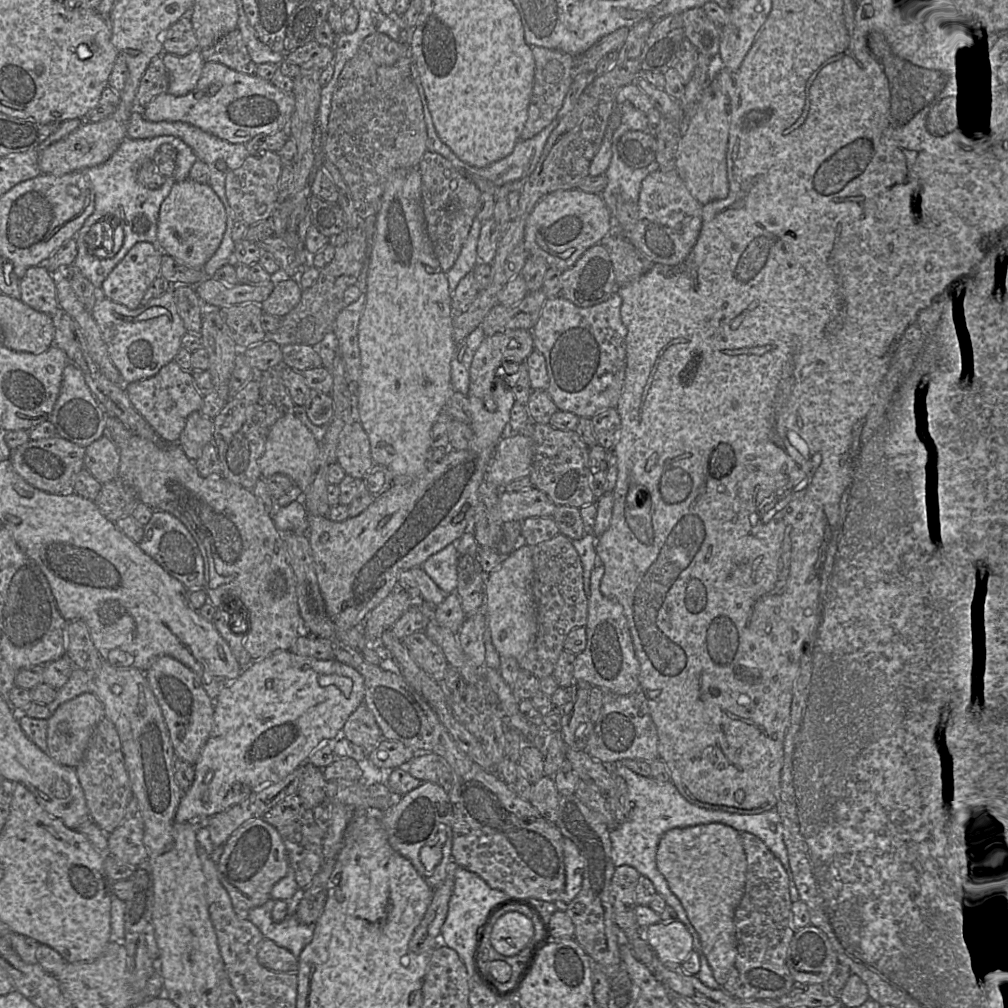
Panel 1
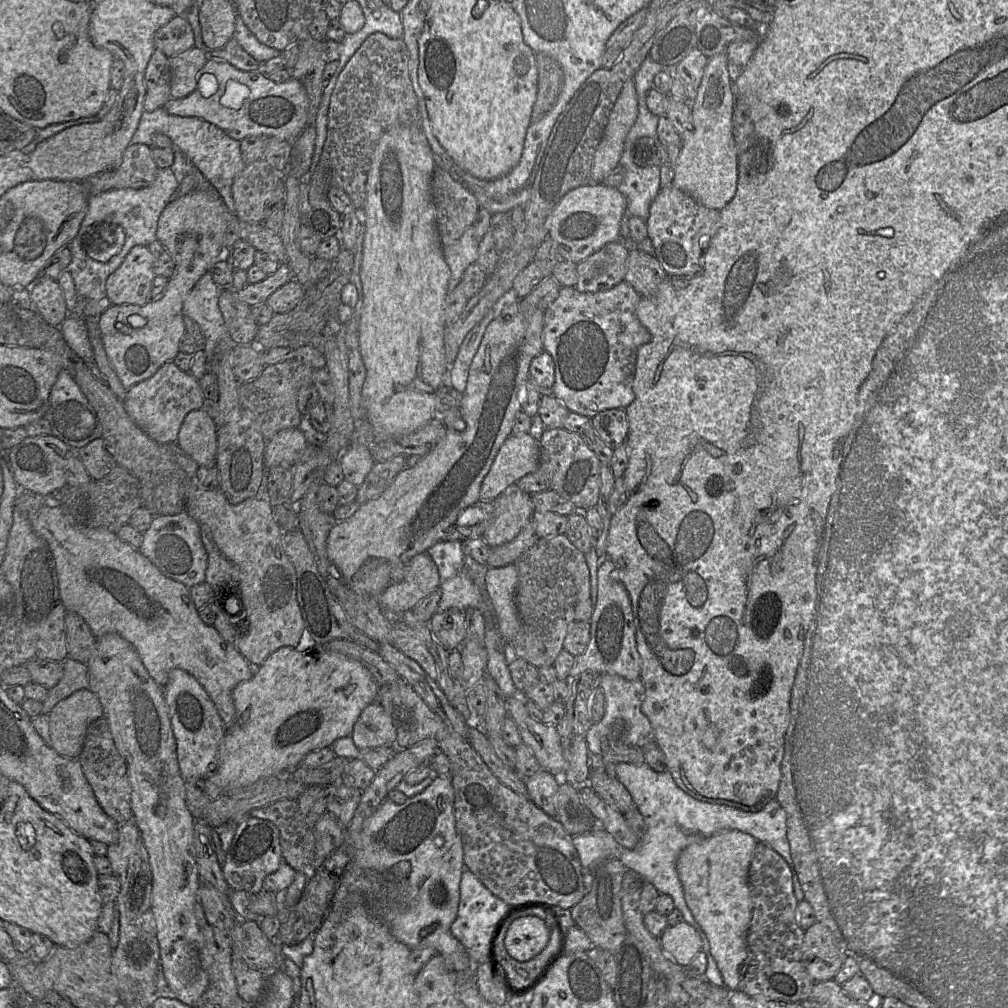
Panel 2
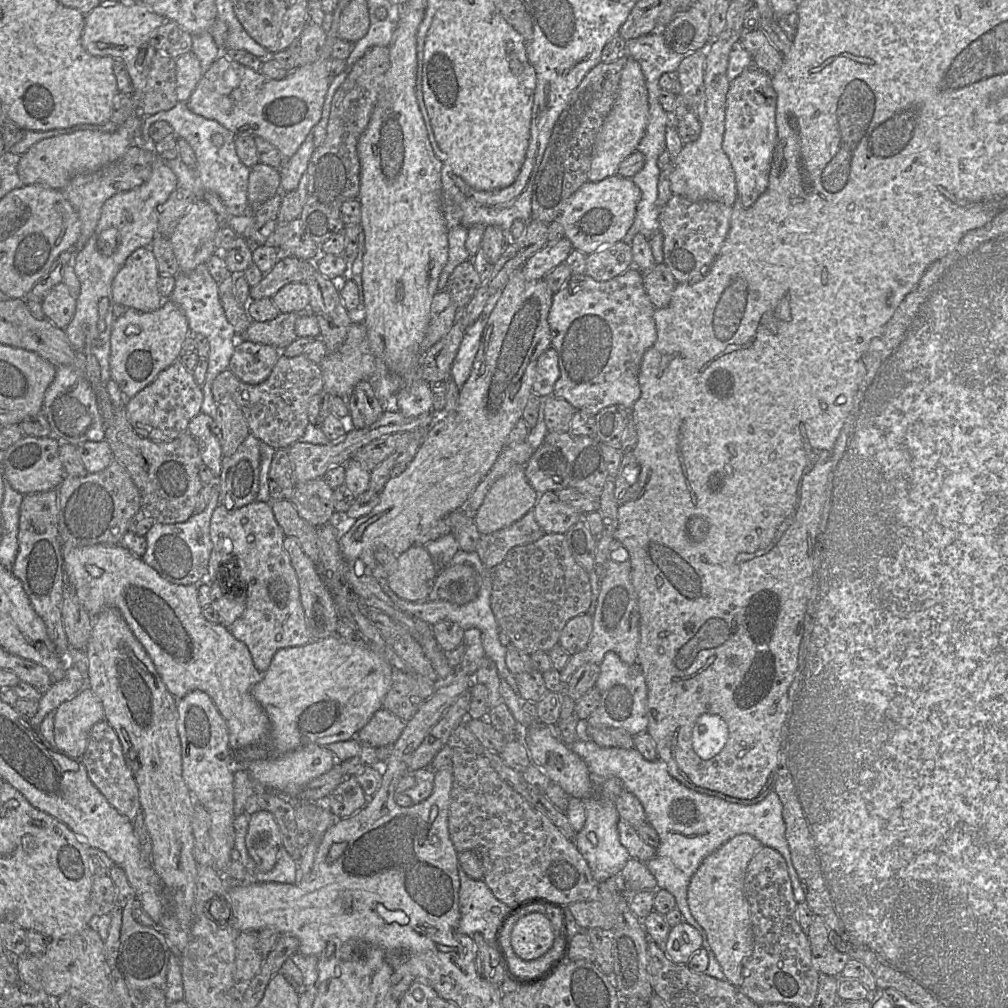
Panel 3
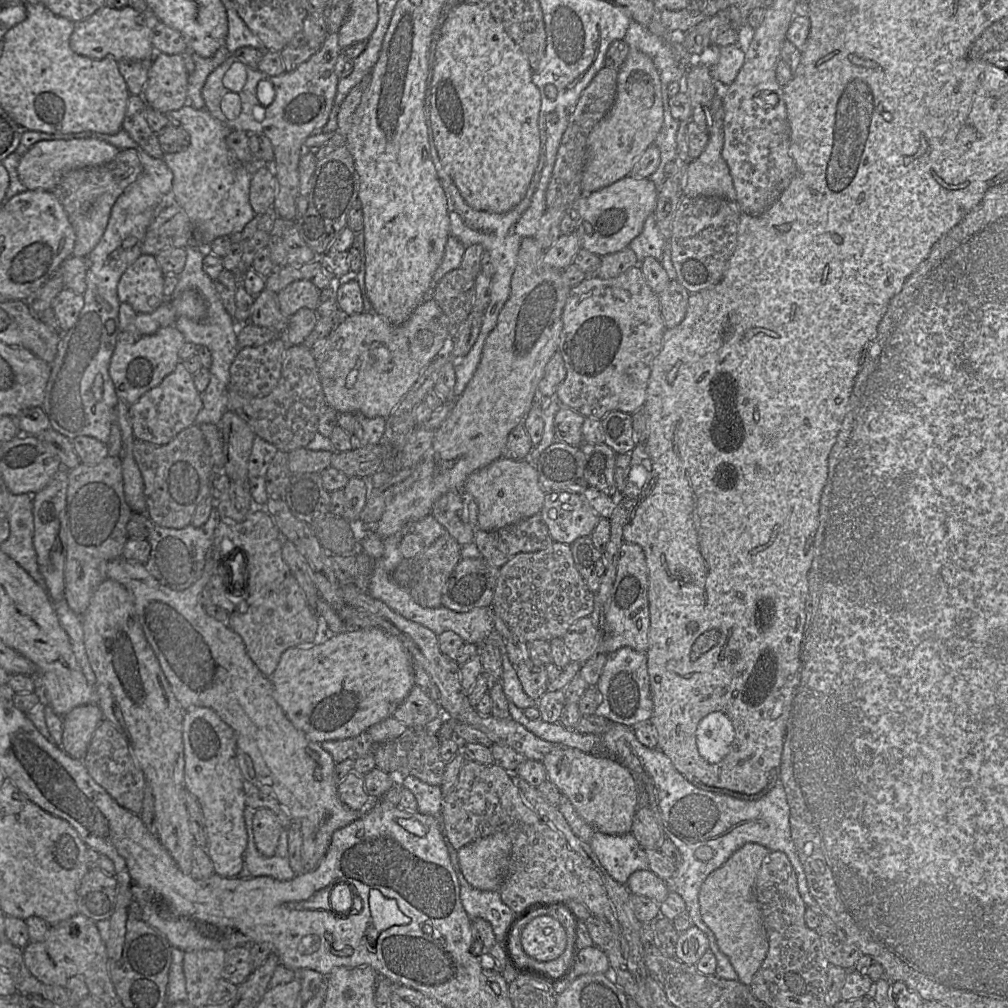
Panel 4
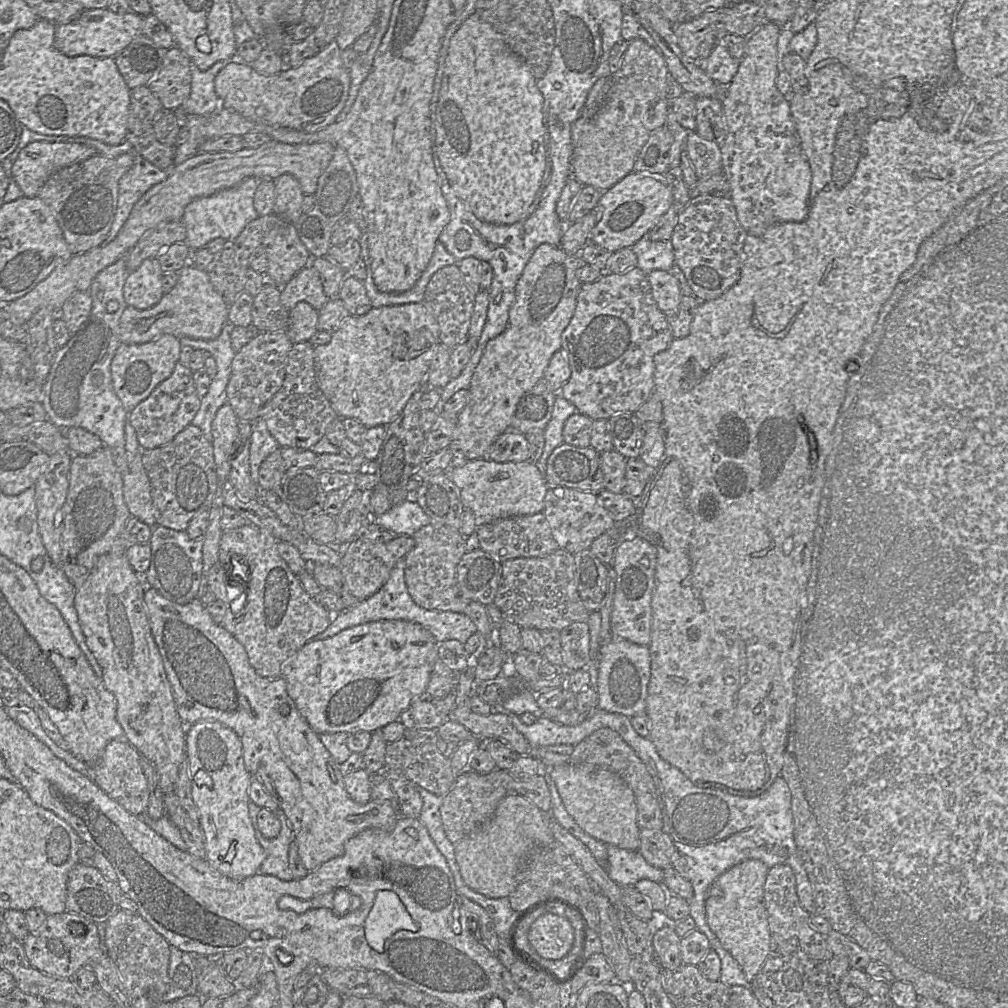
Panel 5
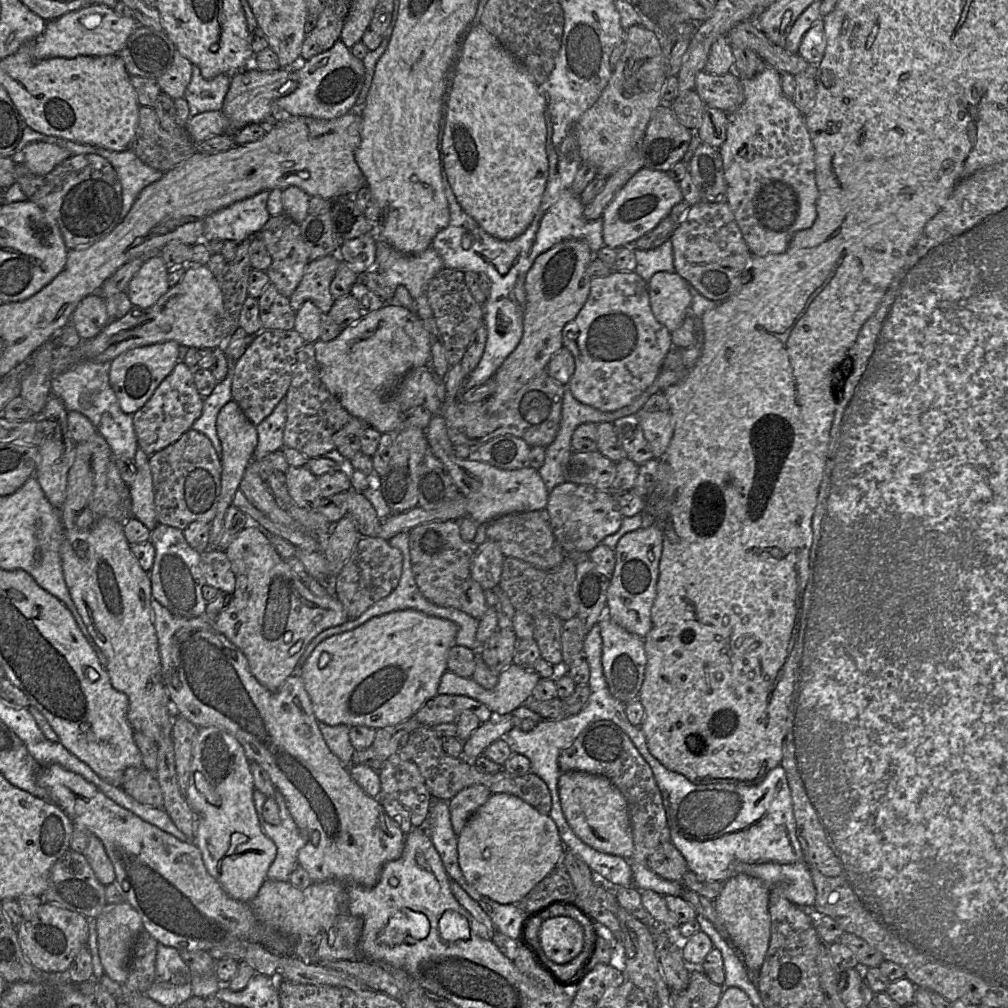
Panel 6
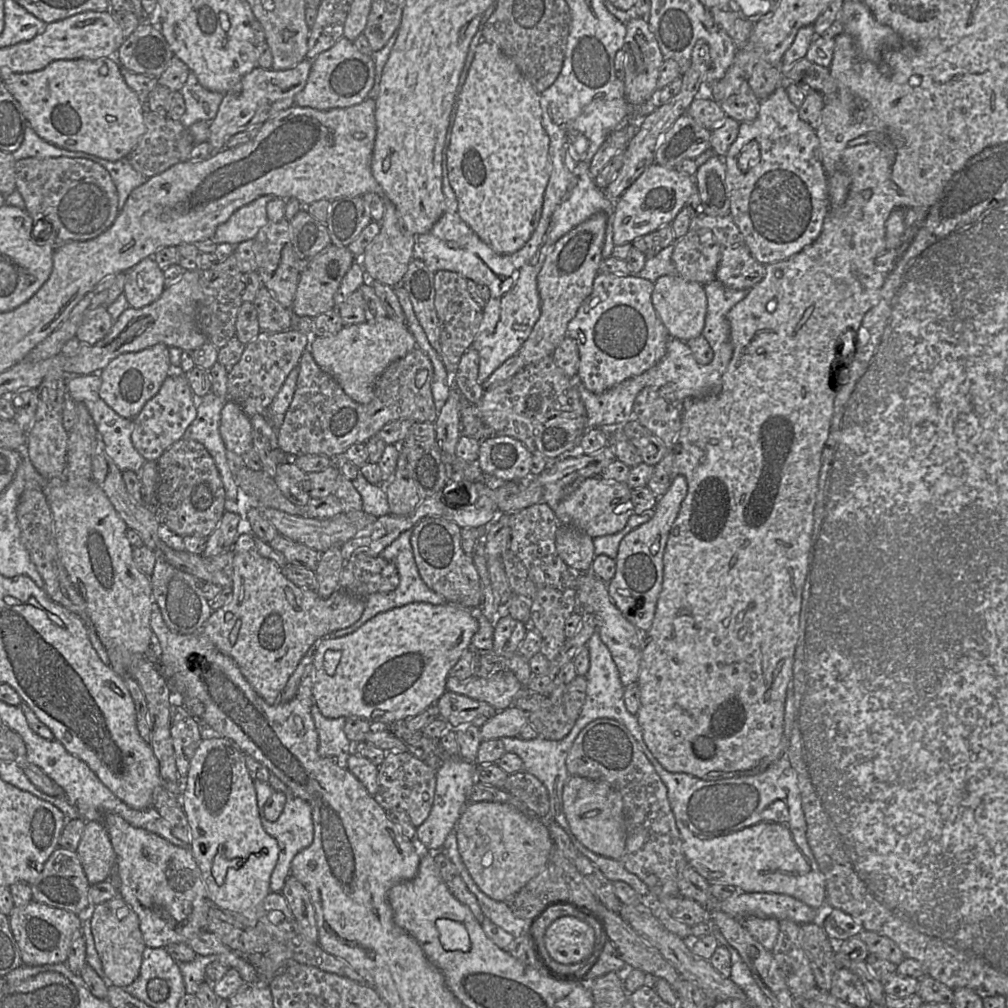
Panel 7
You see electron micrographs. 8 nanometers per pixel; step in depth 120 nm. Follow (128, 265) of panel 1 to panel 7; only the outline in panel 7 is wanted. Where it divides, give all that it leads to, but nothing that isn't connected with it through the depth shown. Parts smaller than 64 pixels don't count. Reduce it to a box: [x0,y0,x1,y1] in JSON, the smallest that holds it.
[124,257,165,308]

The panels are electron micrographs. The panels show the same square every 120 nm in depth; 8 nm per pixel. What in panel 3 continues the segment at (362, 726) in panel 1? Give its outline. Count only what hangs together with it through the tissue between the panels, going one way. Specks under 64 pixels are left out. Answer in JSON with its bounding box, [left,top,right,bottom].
[355,707,405,748]

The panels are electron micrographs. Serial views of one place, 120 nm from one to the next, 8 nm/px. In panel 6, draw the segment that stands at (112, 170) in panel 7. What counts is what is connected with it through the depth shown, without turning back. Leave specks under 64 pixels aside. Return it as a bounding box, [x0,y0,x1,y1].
[56,139,163,220]

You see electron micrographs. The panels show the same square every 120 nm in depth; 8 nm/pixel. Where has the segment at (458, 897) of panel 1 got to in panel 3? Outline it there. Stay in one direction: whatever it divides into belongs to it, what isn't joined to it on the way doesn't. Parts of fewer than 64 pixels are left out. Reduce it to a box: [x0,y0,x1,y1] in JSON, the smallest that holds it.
[458,862,509,946]

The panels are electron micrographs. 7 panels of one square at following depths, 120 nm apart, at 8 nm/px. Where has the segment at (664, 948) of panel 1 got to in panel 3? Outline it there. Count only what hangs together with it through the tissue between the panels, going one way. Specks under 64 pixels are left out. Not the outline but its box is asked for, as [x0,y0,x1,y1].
[665,922,702,965]

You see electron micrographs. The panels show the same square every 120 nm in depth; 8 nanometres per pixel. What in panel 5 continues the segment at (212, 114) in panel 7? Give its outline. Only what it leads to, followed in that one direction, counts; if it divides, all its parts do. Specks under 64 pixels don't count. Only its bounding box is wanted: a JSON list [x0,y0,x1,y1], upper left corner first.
[181,53,242,116]

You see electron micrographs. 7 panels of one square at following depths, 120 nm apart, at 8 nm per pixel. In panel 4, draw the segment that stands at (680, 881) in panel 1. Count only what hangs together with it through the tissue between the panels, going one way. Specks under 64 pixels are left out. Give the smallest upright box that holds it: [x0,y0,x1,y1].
[699,843,769,985]

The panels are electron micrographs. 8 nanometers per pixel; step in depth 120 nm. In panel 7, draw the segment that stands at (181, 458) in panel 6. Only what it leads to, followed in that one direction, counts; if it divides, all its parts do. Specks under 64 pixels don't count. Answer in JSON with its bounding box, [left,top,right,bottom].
[155,438,226,538]

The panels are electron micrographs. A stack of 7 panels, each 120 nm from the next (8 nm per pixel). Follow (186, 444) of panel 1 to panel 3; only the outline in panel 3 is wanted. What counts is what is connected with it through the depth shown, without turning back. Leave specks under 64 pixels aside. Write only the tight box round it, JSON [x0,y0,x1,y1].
[187,412,223,478]

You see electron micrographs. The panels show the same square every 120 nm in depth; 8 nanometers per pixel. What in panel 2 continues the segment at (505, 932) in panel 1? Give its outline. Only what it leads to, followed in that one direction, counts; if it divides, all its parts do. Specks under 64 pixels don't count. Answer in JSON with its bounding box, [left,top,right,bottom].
[504,915,550,962]

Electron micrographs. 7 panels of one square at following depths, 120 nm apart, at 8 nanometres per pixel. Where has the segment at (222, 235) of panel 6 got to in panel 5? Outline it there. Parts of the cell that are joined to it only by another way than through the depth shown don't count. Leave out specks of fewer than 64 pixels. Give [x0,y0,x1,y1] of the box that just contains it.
[182,178,260,251]

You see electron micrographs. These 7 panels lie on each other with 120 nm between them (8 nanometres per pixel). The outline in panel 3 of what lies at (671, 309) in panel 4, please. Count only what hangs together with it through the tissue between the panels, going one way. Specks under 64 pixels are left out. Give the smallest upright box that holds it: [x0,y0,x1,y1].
[640,263,677,309]

